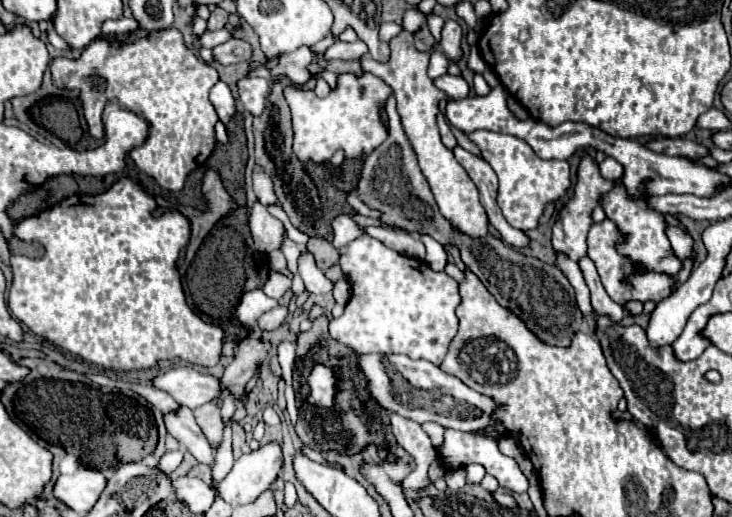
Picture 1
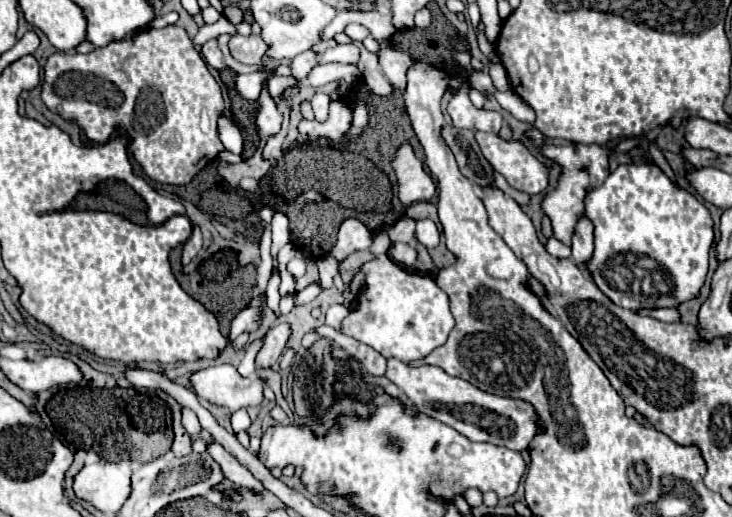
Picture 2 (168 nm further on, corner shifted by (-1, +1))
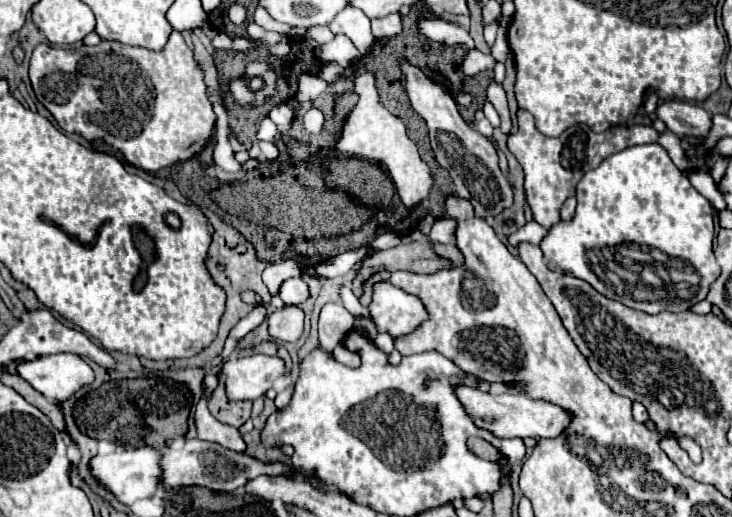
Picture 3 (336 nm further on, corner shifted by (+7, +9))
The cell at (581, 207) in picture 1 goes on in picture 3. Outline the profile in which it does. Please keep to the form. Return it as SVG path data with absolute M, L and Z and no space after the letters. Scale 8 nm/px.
M521 110L517 112L519 118L519 130L515 134L509 134L509 150L517 158L517 162L523 166L525 172L525 192L527 202L533 210L533 218L543 226L551 228L551 224L557 224L559 210L563 202L569 196L575 196L575 184L585 176L587 170L597 168L607 156L635 146L635 144L649 144L657 142L659 134L653 126L613 126L605 132L593 132L587 130L587 124L573 124L569 126L559 138L547 138L543 136L533 122L531 112Z

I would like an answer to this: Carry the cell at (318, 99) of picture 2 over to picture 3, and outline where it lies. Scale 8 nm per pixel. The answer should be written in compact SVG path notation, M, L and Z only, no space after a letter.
M309 108L303 114L303 126L305 126L305 130L309 134L319 134L321 132L321 126L323 126L323 114L321 114L321 110Z

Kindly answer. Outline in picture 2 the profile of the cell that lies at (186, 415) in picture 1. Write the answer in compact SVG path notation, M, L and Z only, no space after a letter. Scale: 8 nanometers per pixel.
M211 440L211 442L207 444L207 454L221 466L223 476L225 476L231 484L241 486L241 488L247 488L247 490L255 490L255 492L263 488L261 482L255 480L255 478L251 476L251 472L245 470L221 444L217 444L217 442Z

